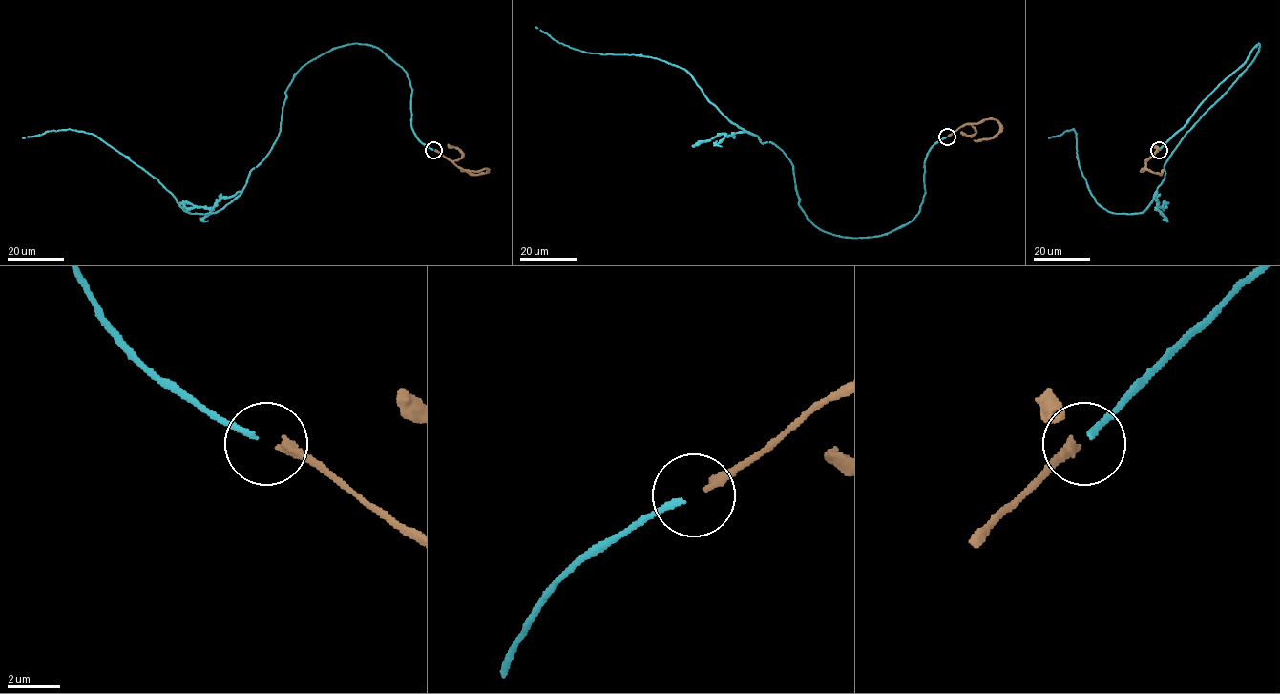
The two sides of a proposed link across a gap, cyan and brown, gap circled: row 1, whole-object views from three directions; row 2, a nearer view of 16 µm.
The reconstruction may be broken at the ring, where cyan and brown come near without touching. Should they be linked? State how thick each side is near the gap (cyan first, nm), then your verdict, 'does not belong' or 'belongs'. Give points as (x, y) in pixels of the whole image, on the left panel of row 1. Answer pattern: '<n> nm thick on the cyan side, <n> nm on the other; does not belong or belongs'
200 nm thick on the cyan side, 340 nm on the other; belongs

